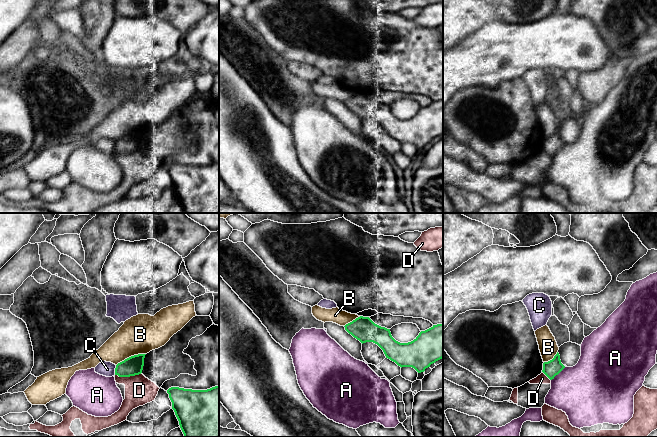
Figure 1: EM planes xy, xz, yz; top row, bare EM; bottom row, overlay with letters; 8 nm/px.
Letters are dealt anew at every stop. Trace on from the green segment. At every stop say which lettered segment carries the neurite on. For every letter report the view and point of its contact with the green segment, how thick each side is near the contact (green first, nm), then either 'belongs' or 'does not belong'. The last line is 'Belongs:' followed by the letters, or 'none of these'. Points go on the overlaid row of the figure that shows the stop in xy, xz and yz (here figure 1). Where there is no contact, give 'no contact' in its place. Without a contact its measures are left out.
A: yz (558, 373) | 130/440 nm | does not belong
B: xy (131, 356) | 150/320 nm | does not belong
C: xy (115, 370) | 150/120 nm | does not belong
D: xy (128, 376) | 150/240 nm | does not belong
Belongs: none of these

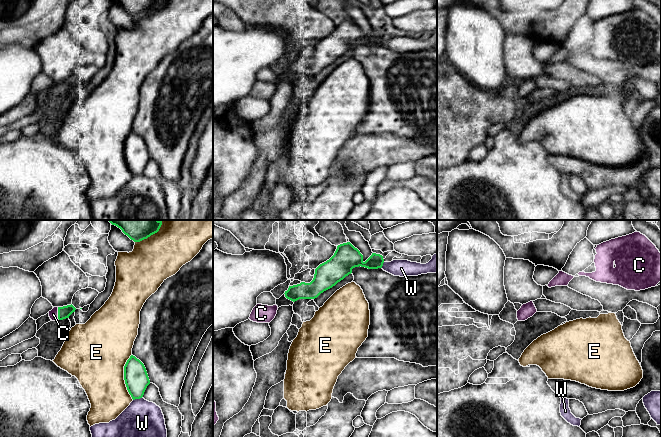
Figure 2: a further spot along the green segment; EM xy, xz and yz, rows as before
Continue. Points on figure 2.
C: xy (58, 313) | 100/80 nm | belongs
E: xy (124, 377) | 190/420 nm | does not belong
W: xy (137, 398) | 190/300 nm | does not belong
Belongs: C

